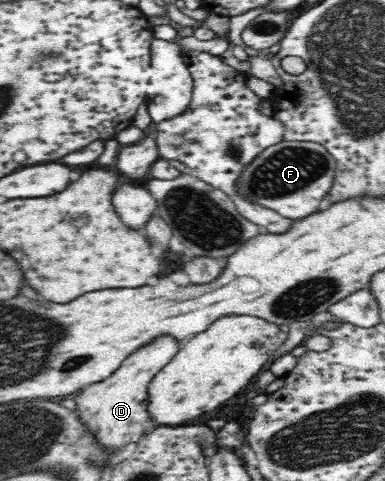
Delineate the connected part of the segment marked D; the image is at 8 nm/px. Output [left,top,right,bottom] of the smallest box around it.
[75,335,181,451]

